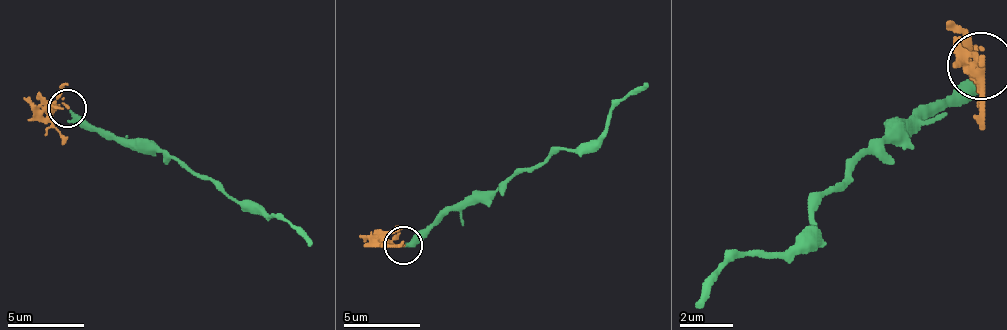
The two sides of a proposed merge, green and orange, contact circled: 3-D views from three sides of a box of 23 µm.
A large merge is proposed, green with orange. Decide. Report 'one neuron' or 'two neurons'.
two neurons

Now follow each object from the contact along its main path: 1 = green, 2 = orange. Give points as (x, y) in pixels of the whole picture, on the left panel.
1: (70, 109), (116, 140), (154, 144), (181, 166), (211, 178), (265, 216), (280, 216), (311, 247)
2: (66, 109), (51, 117), (66, 144)

